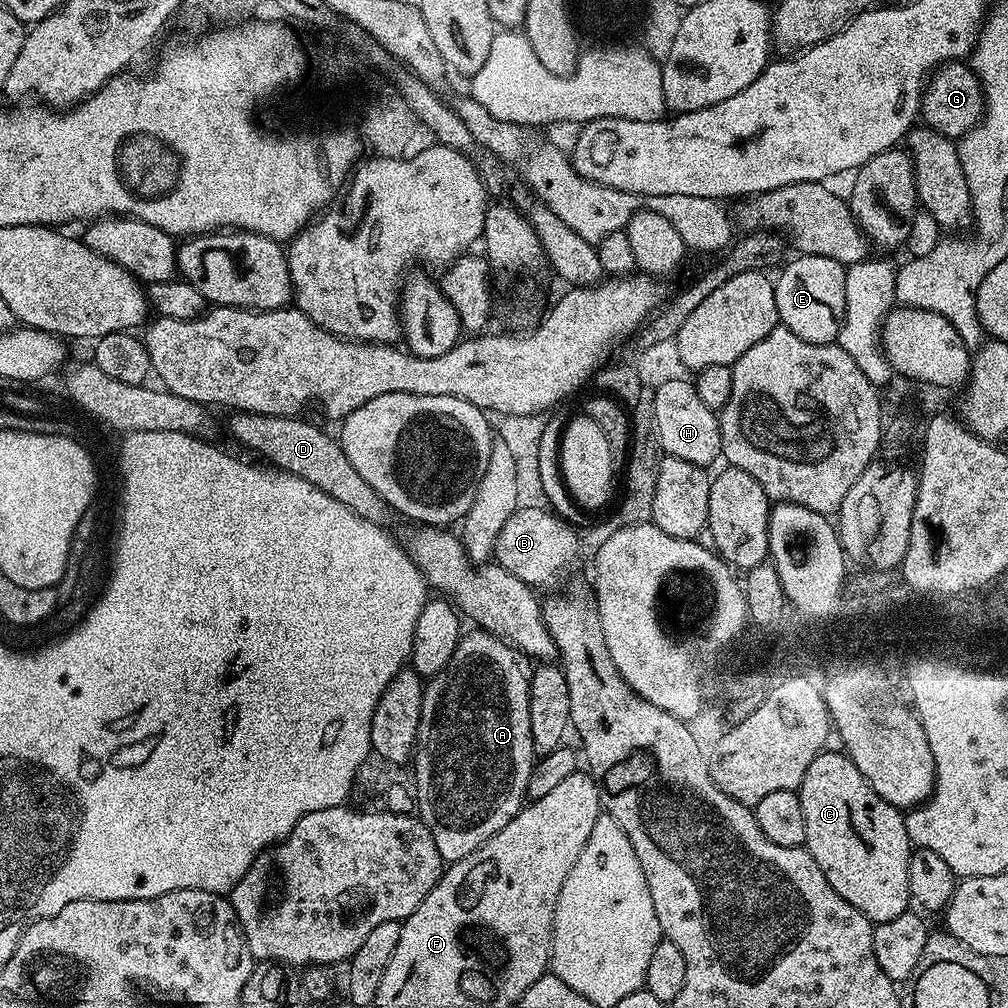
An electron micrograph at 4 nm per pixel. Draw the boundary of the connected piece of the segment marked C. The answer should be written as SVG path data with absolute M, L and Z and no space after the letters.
M843 751L821 752L814 762L810 762L810 770L806 770L806 778L802 778L798 789L802 802L802 818L806 818L806 838L803 847L807 848L814 862L826 874L826 882L854 906L861 914L871 920L873 925L890 922L890 918L898 918L898 914L909 911L910 878L908 863L912 857L914 846L908 841L905 813L890 802L886 802L862 778L858 766Z

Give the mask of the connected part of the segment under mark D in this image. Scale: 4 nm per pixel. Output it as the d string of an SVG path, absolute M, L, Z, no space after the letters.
M237 411L229 416L232 416L228 420L229 434L250 451L257 452L261 461L310 482L370 522L383 525L384 519L390 516L388 503L370 486L370 482L366 482L366 478L362 478L362 474L358 474L358 470L354 470L354 466L350 466L350 458L346 458L339 439L333 433L331 436L318 425L294 416L263 416Z

